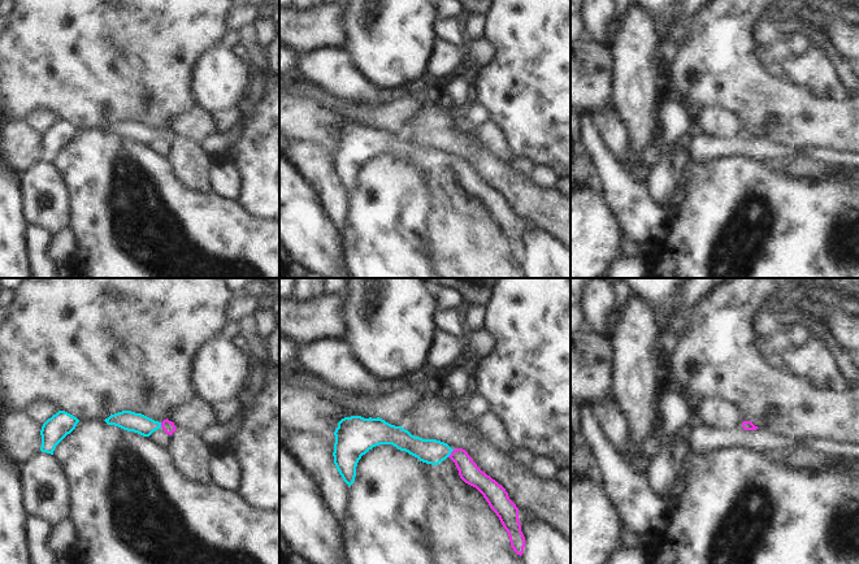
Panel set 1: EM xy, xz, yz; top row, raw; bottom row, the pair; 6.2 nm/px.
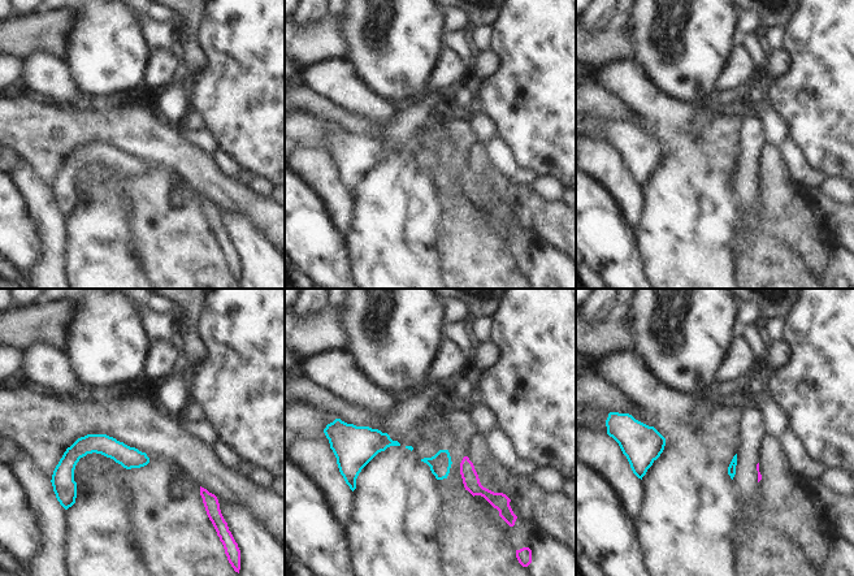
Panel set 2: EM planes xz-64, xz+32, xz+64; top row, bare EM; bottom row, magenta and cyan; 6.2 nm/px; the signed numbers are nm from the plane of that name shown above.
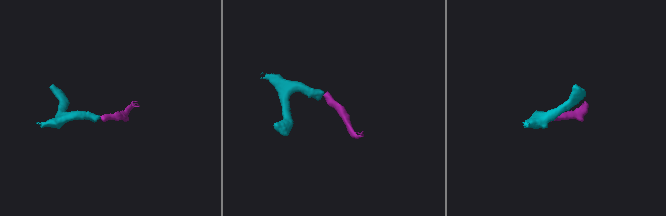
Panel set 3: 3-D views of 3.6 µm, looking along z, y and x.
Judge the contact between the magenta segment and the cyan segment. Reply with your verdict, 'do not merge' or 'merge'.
merge

